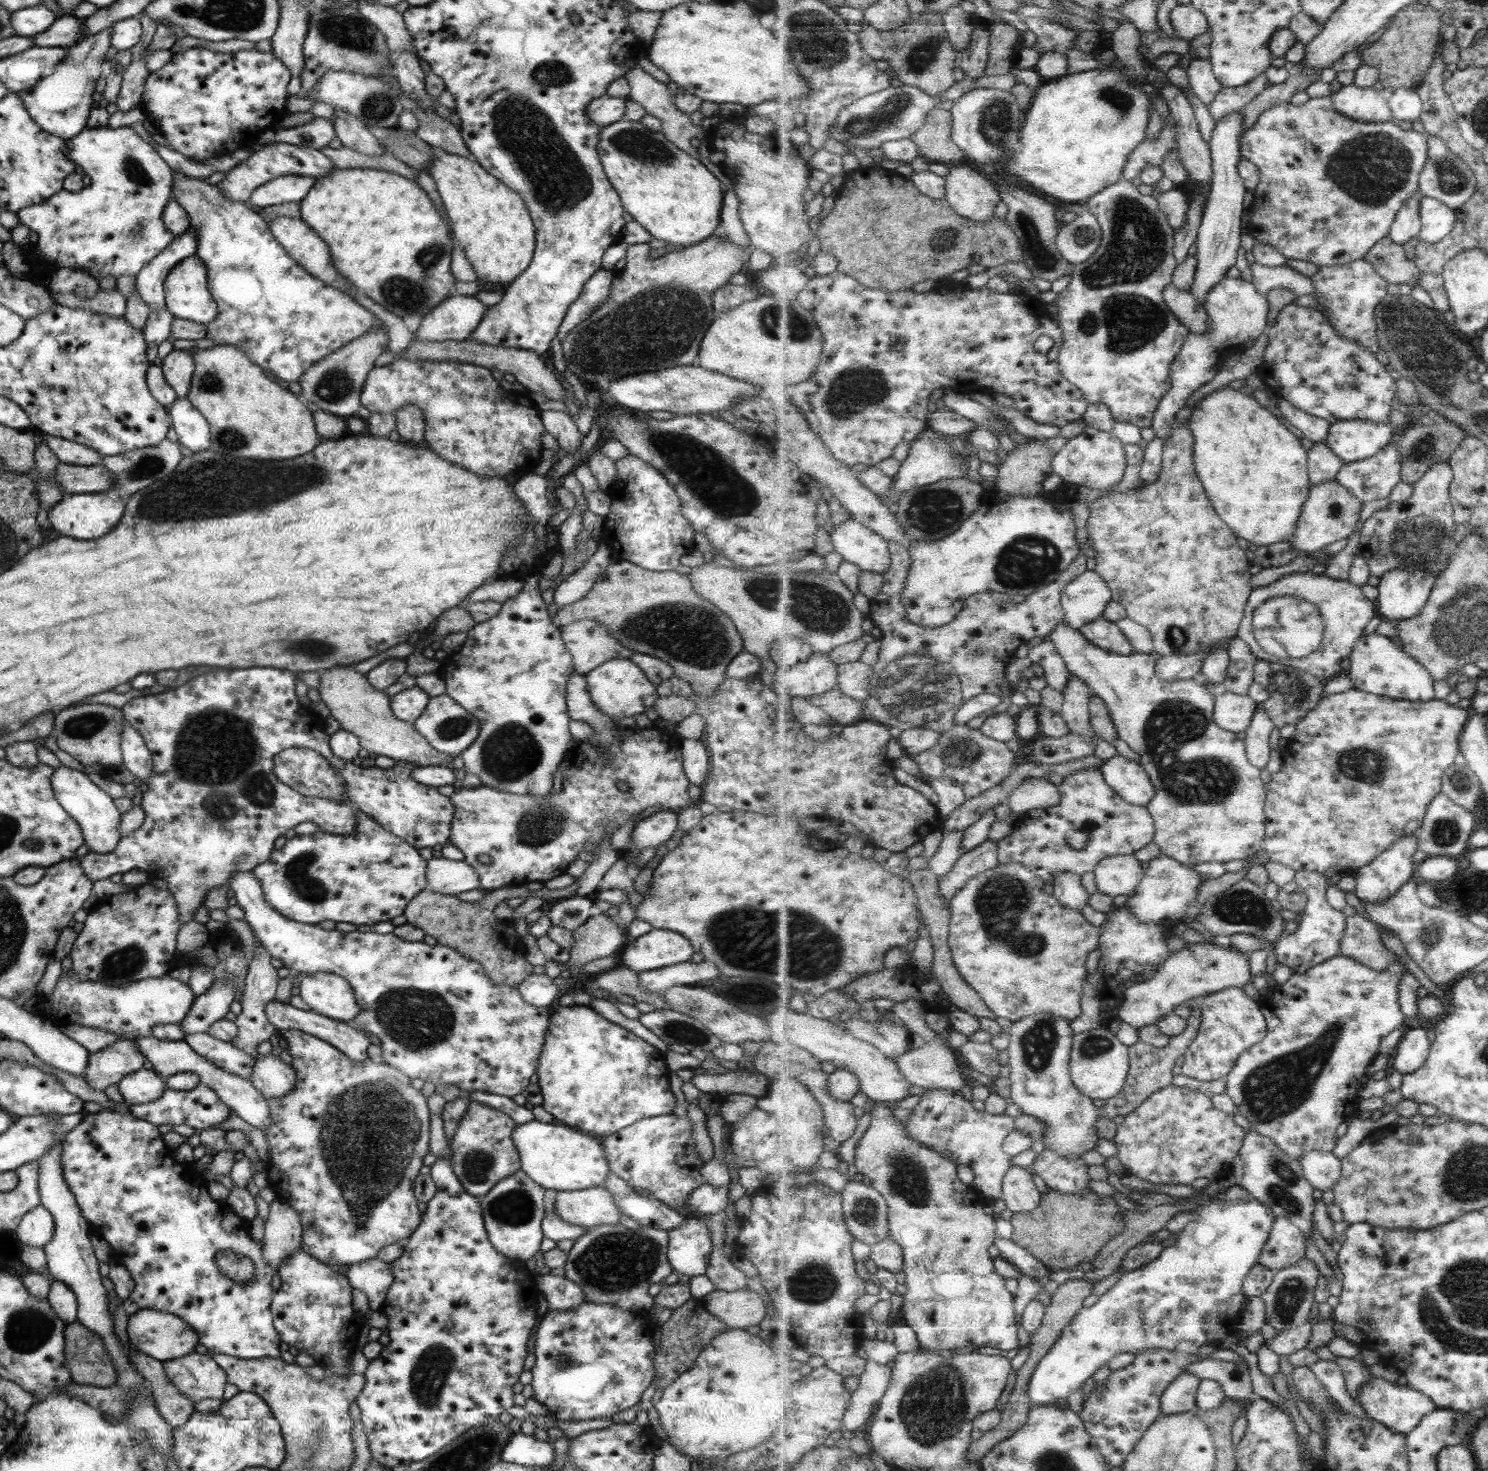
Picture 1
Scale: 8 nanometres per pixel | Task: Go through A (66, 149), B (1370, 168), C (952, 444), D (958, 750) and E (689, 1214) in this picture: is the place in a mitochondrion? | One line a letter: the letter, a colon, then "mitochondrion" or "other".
A: other
B: mitochondrion
C: other
D: mitochondrion
E: other

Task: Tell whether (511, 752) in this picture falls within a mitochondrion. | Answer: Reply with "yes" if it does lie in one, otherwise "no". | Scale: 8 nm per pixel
yes

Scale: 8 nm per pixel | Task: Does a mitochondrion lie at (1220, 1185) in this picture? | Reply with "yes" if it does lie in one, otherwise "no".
no

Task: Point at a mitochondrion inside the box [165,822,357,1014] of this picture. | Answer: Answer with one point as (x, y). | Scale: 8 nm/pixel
(304, 873)

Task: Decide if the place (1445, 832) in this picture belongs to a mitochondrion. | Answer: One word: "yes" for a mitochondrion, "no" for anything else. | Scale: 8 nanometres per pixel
yes

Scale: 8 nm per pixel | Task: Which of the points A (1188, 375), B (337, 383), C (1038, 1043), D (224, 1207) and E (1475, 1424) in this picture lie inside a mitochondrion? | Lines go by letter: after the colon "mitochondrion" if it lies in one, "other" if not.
A: other
B: mitochondrion
C: mitochondrion
D: other
E: other

